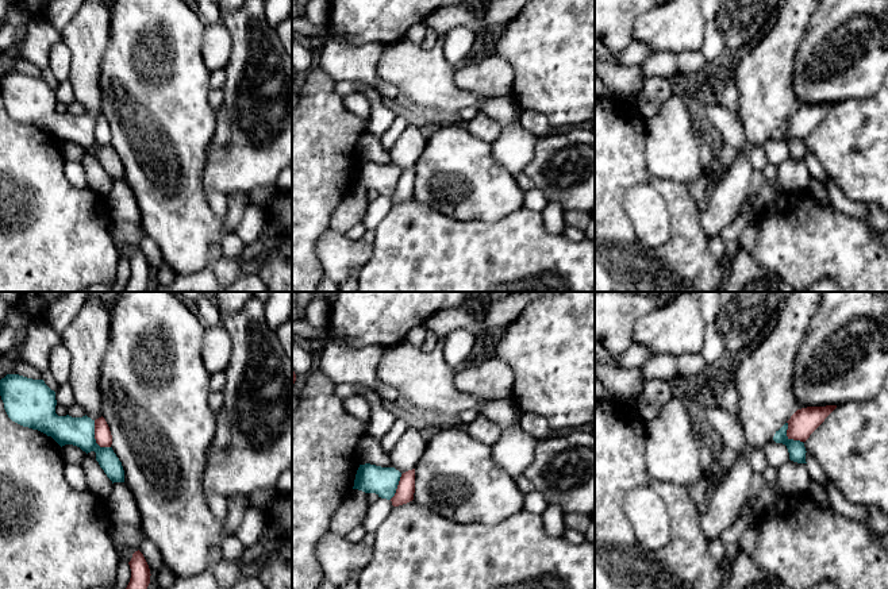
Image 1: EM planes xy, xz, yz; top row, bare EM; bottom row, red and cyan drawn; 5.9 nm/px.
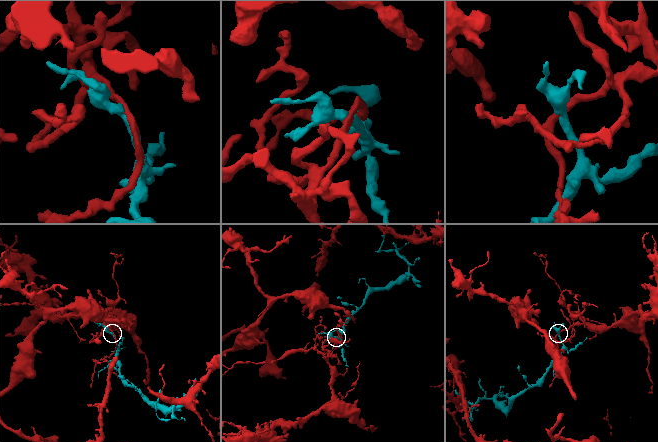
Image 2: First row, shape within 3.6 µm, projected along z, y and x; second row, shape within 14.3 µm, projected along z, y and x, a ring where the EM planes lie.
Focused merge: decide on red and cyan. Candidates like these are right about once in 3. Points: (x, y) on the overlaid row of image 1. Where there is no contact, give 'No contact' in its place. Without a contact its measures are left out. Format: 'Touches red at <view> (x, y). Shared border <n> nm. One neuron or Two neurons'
Touches red at xy (95, 438). Shared border 190 nm. Two neurons

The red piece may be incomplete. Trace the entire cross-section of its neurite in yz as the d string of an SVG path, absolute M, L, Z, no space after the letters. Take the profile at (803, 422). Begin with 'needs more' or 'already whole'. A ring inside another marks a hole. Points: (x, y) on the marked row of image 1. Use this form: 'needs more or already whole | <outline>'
already whole | M826 405L797 409L787 421L788 439L806 442L835 408L837 405Z

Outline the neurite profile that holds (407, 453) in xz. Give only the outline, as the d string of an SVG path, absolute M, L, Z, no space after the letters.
M408 428L389 453L392 467L401 474L416 467L422 459L428 442L416 428Z

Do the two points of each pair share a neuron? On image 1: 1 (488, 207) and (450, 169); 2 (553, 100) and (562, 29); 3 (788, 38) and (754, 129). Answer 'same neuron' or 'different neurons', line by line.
1: same neuron
2: same neuron
3: same neuron

